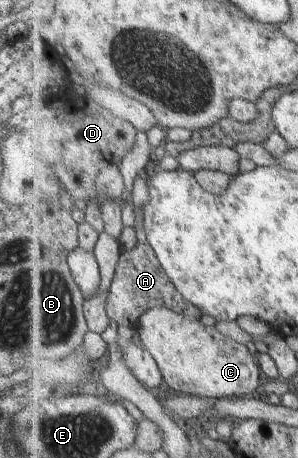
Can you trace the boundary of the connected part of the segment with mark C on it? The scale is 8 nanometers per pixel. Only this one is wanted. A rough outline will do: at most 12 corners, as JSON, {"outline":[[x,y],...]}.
{"outline":[[162,305],[143,345],[175,391],[259,394],[257,354]]}

